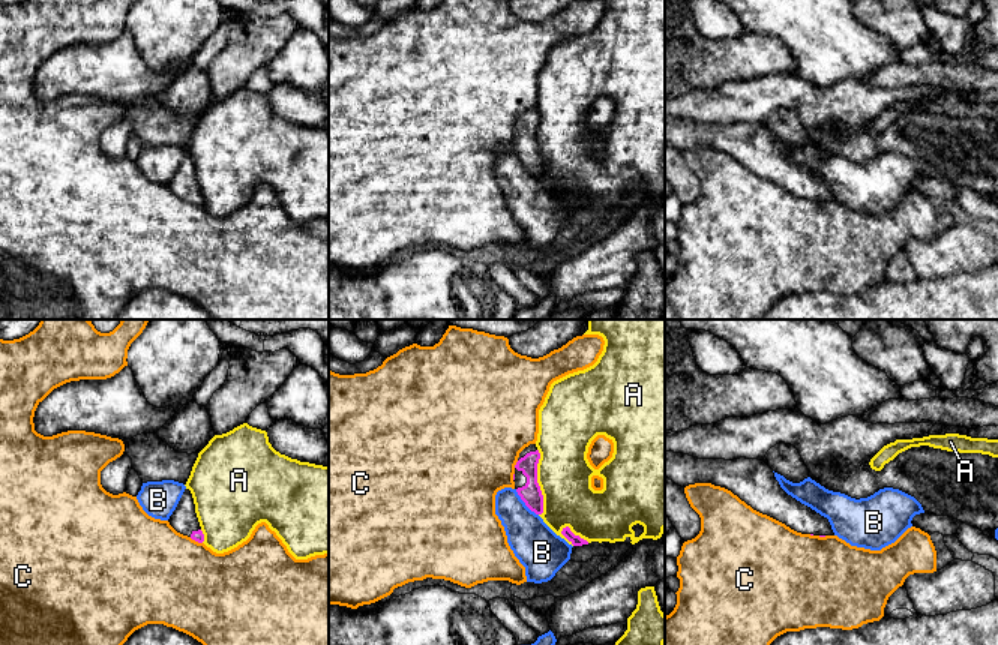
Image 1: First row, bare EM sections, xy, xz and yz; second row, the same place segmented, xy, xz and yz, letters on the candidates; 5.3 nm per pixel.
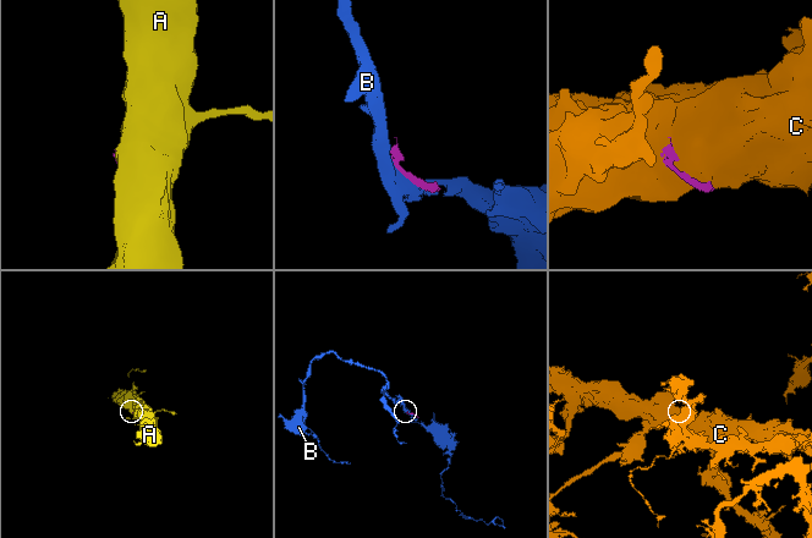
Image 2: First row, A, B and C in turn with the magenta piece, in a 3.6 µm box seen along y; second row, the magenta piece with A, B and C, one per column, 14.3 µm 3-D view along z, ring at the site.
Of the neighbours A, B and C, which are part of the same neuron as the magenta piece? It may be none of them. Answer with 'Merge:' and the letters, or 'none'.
Merge: none

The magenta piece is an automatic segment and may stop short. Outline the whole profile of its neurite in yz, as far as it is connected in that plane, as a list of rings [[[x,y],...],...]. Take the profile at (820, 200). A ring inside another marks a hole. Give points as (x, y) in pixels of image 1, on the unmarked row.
[[[665,116],[665,140],[686,152],[711,147],[737,159],[753,174],[767,178],[801,198],[834,200],[827,182],[788,159],[773,134],[758,123],[698,123]]]

